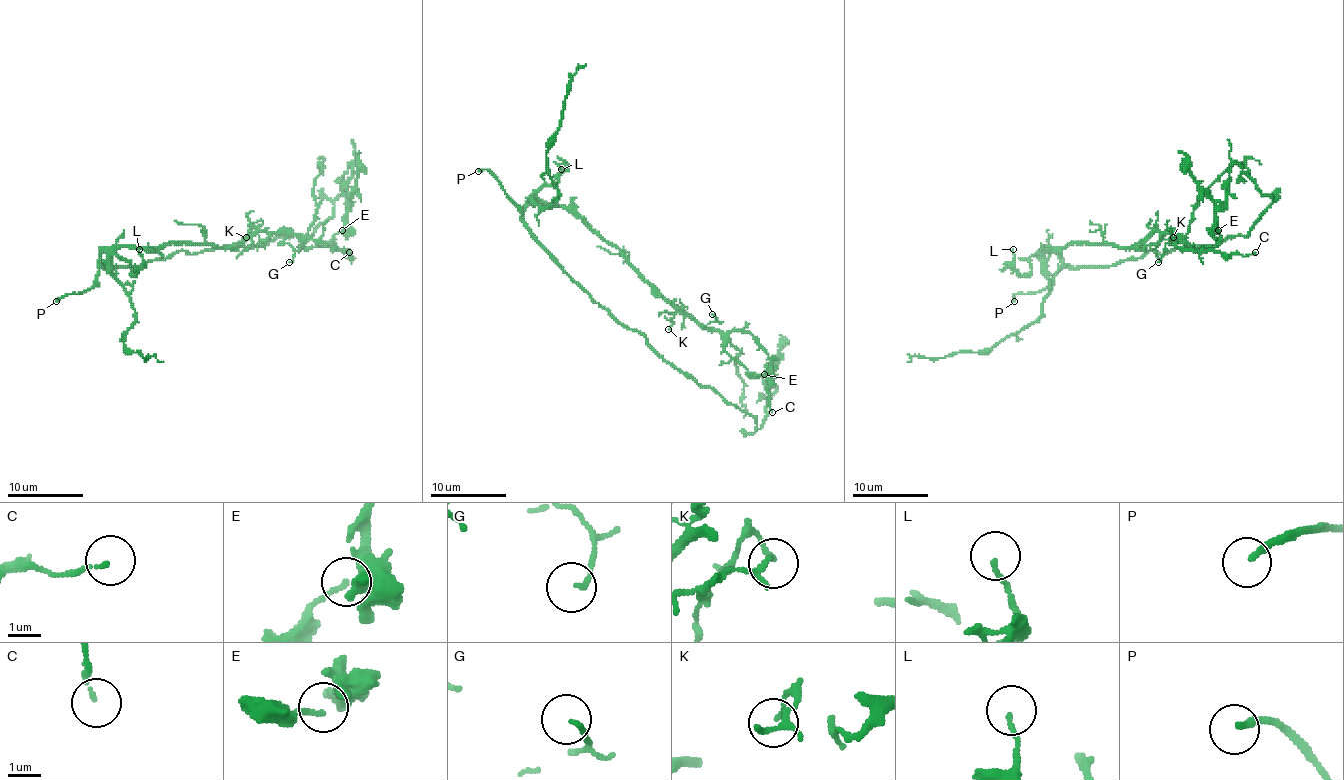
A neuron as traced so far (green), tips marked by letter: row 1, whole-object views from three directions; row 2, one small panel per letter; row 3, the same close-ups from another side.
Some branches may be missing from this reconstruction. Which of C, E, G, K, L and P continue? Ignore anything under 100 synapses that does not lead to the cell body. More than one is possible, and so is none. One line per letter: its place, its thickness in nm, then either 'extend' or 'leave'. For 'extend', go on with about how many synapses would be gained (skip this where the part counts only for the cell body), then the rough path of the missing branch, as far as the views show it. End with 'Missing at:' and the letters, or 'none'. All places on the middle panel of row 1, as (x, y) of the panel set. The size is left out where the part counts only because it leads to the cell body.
C: place (772, 412); calibre 120 nm; leave
E: place (764, 374); calibre 140 nm; leave
G: place (712, 314); calibre 120 nm; leave
K: place (668, 329); calibre 120 nm; leave
L: place (561, 169); calibre 110 nm; leave
P: place (478, 171); calibre 200 nm; extend
Missing at: P

